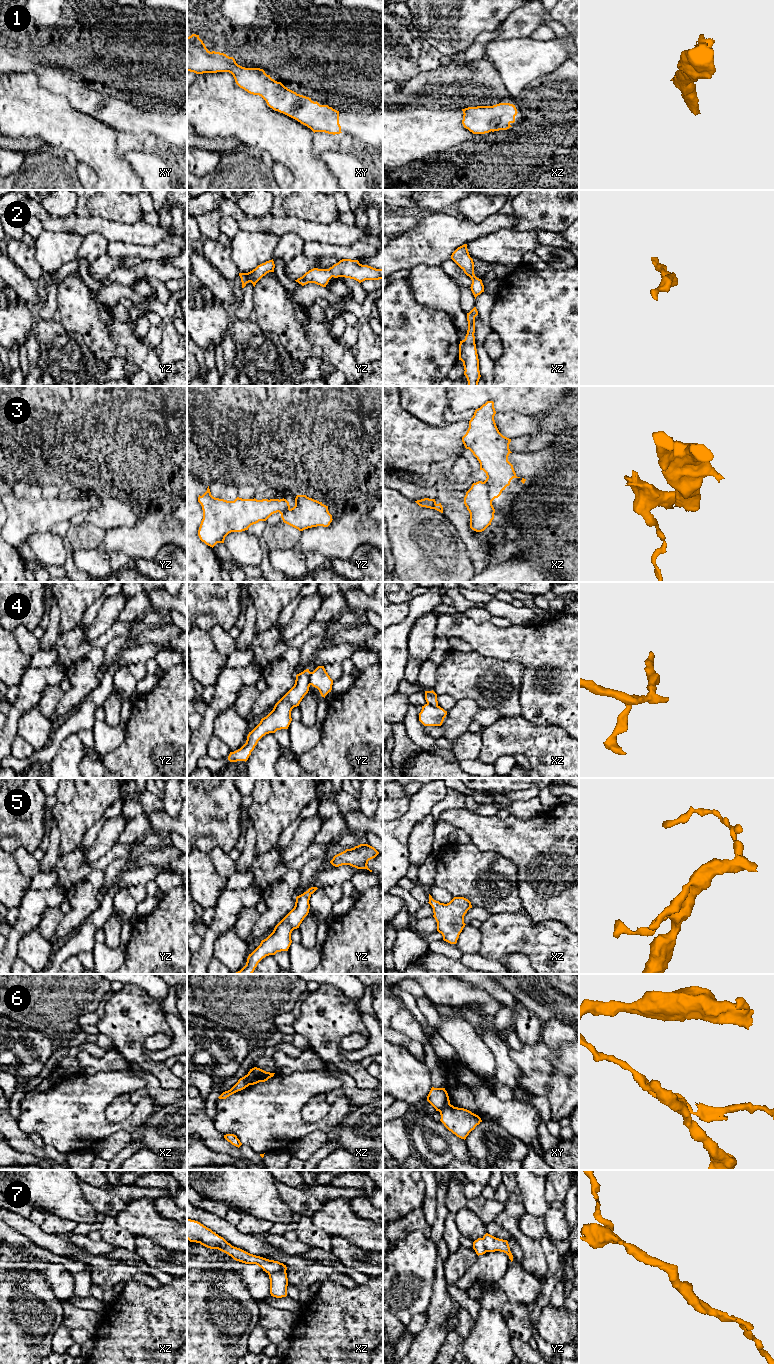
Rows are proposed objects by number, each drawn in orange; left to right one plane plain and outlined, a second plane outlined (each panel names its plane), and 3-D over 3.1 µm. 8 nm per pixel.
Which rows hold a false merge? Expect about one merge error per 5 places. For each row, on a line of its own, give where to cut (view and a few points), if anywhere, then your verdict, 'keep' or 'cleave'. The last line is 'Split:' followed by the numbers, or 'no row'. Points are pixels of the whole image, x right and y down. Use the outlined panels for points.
1: no cut | keep
2: no cut | keep
3: xz (484, 481), (487, 486), (488, 497), (491, 501) | cleave
4: yz (311, 672), (309, 684) | cleave
5: no cut | keep
6: xy (449, 1103), (439, 1111) | cleave
7: no cut | keep
Split: 3, 4, 6

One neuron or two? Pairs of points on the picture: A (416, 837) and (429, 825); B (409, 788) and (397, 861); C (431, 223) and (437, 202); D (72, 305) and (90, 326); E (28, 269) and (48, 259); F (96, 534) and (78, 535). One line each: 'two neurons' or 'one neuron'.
A: one neuron
B: two neurons
C: two neurons
D: one neuron
E: two neurons
F: one neuron

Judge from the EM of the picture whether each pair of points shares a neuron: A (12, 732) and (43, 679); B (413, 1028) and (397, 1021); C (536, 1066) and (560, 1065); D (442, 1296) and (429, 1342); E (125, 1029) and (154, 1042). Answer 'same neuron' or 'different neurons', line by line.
A: same neuron
B: same neuron
C: same neuron
D: same neuron
E: different neurons

